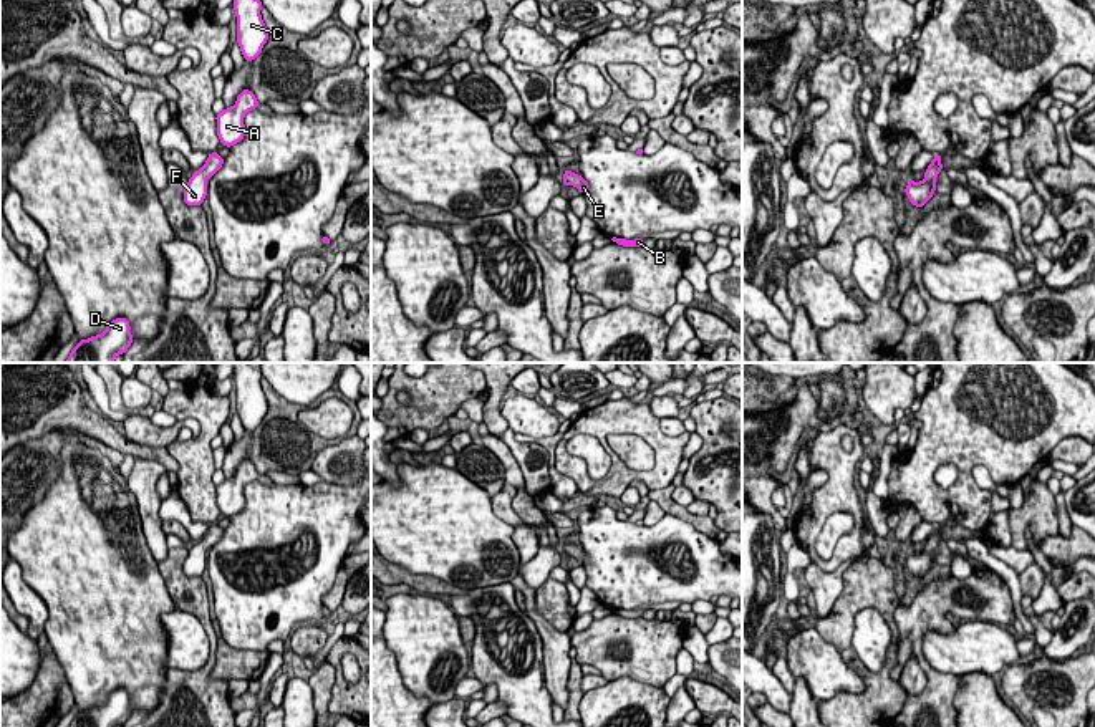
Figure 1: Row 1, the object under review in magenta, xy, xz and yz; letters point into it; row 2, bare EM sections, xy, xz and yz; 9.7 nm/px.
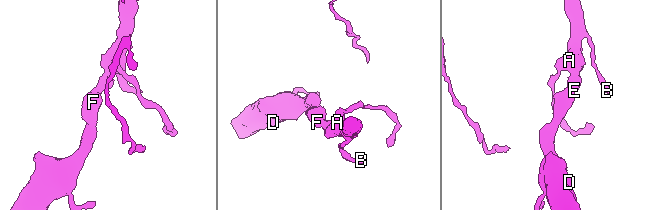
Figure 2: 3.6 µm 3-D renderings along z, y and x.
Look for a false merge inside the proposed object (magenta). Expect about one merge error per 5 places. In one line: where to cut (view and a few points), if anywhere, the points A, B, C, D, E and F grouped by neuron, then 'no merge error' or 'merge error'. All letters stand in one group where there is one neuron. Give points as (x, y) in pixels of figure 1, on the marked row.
no cut | A B C D E F | no merge error

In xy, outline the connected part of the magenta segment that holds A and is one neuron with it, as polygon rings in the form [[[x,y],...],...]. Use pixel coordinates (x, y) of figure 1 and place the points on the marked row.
[[[242,89],[232,108],[225,108],[222,113],[215,114],[215,131],[222,146],[230,147],[245,137],[244,116],[257,106],[258,101],[255,94],[250,89]]]

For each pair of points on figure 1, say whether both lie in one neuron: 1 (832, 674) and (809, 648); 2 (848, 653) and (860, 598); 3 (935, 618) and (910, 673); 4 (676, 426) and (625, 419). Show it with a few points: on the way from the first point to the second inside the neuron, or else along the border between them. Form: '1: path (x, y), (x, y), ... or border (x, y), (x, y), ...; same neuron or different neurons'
1: path (825, 668), (812, 654); same neuron
2: path (844, 640), (844, 615), (847, 611); same neuron
3: border (911, 654), (926, 678), (926, 686), (918, 696); different neurons
4: border (658, 421), (660, 428), (670, 436), (684, 433); different neurons

